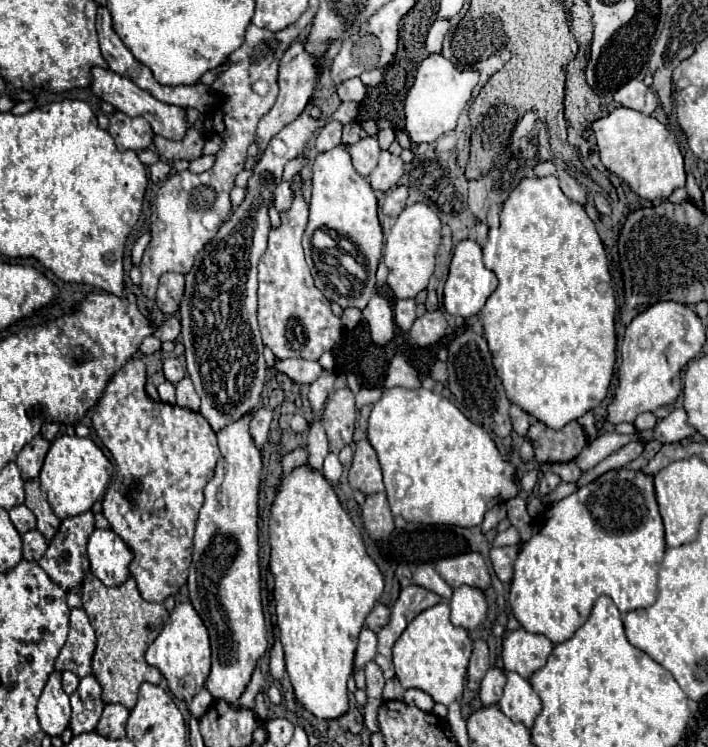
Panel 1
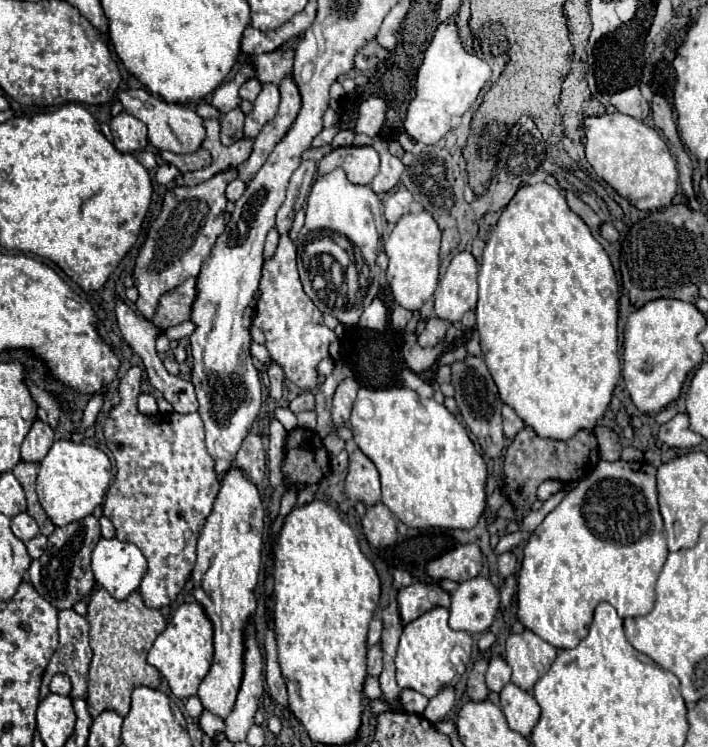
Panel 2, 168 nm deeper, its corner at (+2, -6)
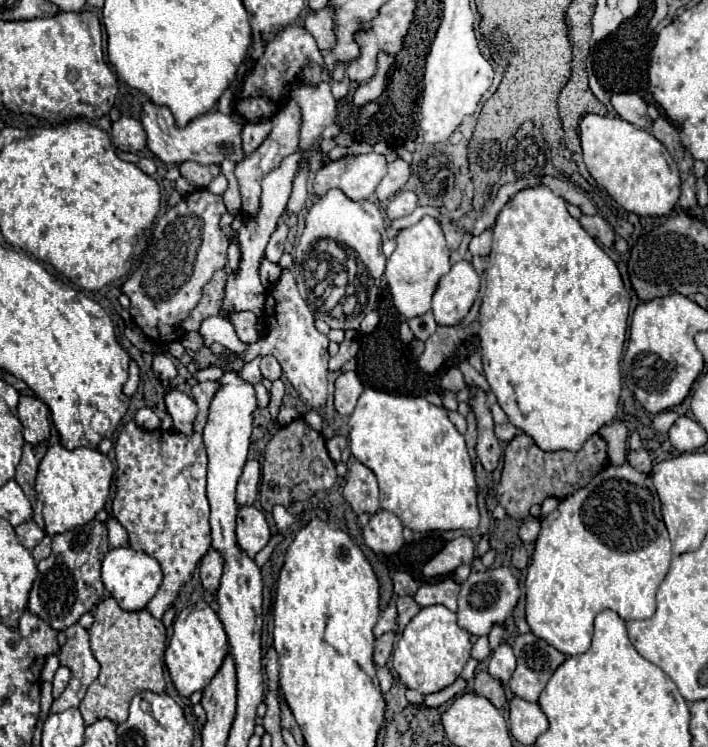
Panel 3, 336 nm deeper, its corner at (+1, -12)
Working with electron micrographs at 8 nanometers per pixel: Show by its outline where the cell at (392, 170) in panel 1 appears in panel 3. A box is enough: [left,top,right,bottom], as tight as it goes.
[376,160,410,200]

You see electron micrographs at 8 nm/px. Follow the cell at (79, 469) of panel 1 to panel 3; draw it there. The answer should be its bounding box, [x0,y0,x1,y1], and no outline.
[36,444,114,534]

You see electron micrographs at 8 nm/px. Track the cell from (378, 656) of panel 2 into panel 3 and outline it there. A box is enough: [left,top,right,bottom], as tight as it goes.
[374,632,396,668]

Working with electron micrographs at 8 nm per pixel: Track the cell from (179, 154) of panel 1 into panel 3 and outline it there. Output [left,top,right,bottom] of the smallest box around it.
[178,162,218,188]

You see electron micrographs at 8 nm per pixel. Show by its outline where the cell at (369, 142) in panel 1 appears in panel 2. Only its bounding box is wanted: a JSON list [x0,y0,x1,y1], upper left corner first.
[317,146,379,186]

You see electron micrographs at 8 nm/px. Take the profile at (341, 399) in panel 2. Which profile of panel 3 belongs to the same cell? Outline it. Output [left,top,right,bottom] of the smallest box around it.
[334,372,364,416]

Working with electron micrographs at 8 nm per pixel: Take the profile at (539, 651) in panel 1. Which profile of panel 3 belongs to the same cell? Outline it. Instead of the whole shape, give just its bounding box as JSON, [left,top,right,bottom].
[510,632,566,702]

